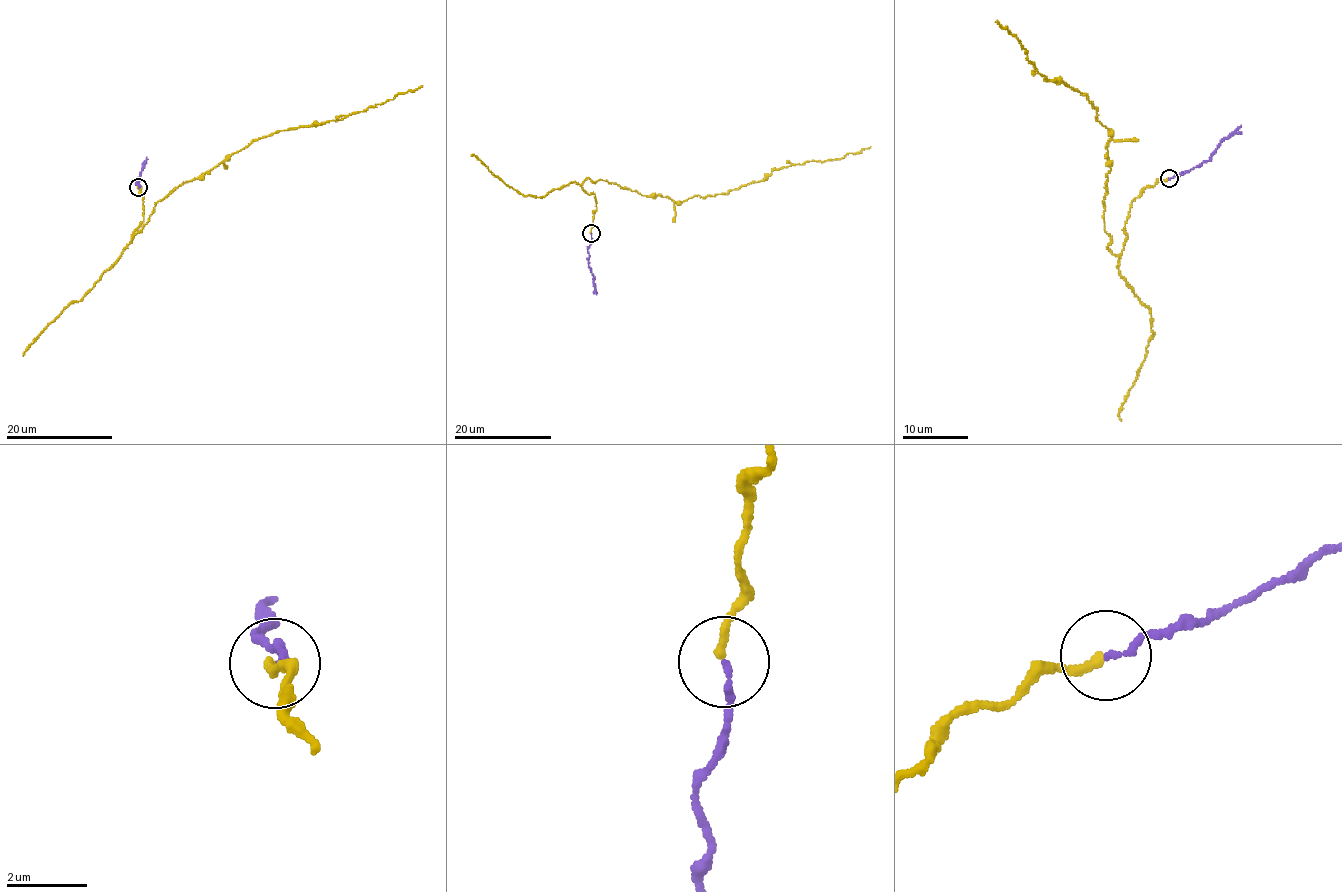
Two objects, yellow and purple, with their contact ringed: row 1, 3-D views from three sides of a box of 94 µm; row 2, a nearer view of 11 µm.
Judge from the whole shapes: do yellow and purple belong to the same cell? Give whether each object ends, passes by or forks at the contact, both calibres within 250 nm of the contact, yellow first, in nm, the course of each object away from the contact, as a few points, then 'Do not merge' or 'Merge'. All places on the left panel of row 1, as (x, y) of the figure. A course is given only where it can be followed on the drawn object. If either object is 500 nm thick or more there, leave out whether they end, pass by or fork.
At the ring yellow ends. At the ring purple ends. Thickness 220 nm (yellow) against 140 nm. Course of yellow: (139, 187), (143, 221), (131, 239), (158, 201), (252, 142), (342, 120), (422, 86). Course of purple: (139, 187), (136, 184), (146, 157). Merge

